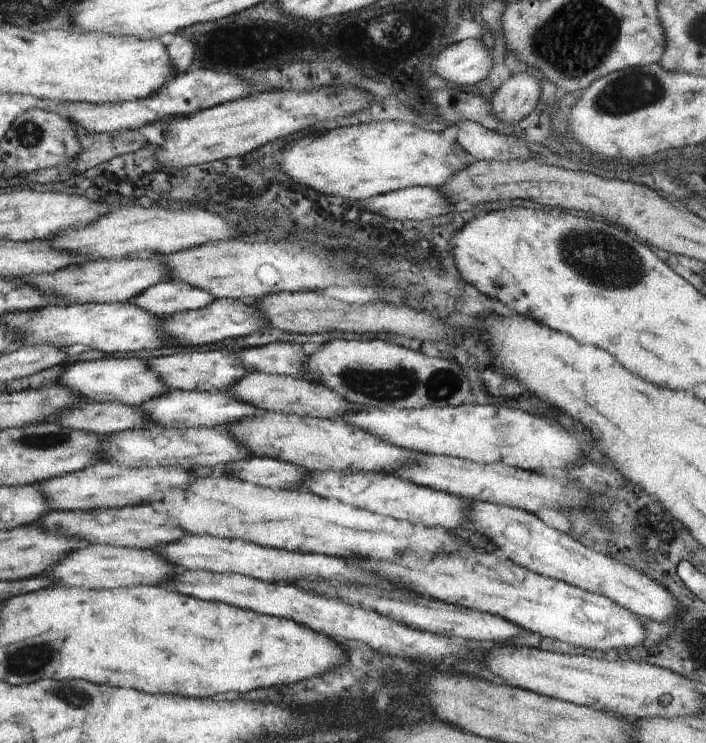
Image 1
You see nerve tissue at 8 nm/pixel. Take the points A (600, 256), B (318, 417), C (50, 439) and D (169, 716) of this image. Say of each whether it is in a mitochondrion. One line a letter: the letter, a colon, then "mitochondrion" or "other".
A: mitochondrion
B: other
C: mitochondrion
D: other

